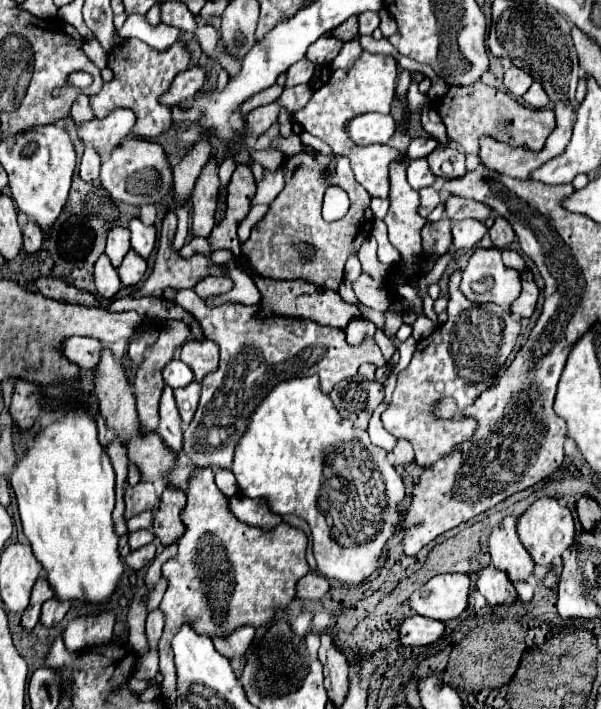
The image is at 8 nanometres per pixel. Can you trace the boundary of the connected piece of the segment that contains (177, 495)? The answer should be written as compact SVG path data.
M173 484L165 488L159 496L159 506L151 510L153 514L153 534L161 540L163 546L171 544L181 536L181 506L185 506L185 492L175 490Z

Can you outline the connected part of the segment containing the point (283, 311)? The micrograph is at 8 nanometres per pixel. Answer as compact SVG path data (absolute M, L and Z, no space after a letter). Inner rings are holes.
M249 265L246 272L254 280L257 288L263 288L263 300L261 300L261 314L277 314L277 316L295 316L295 318L307 318L323 326L333 326L333 328L347 328L347 324L355 318L363 318L363 312L355 304L347 304L337 292L325 290L321 286L315 286L305 280L269 280L261 278L258 273L252 271Z

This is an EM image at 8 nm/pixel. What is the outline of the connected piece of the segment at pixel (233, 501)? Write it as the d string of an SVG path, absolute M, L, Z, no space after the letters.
M237 492L235 496L229 498L229 510L231 510L231 514L237 520L247 522L247 524L253 524L253 526L261 526L265 530L271 528L271 526L275 526L281 520L277 514L273 514L269 510L267 502L249 500L241 492Z

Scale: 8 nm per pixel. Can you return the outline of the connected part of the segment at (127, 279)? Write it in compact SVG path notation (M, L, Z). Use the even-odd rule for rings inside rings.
M133 250L123 258L121 262L121 268L117 270L119 272L119 278L121 278L121 284L125 288L131 288L131 286L137 286L139 280L143 278L147 270L147 262L141 260L139 254L133 254Z

